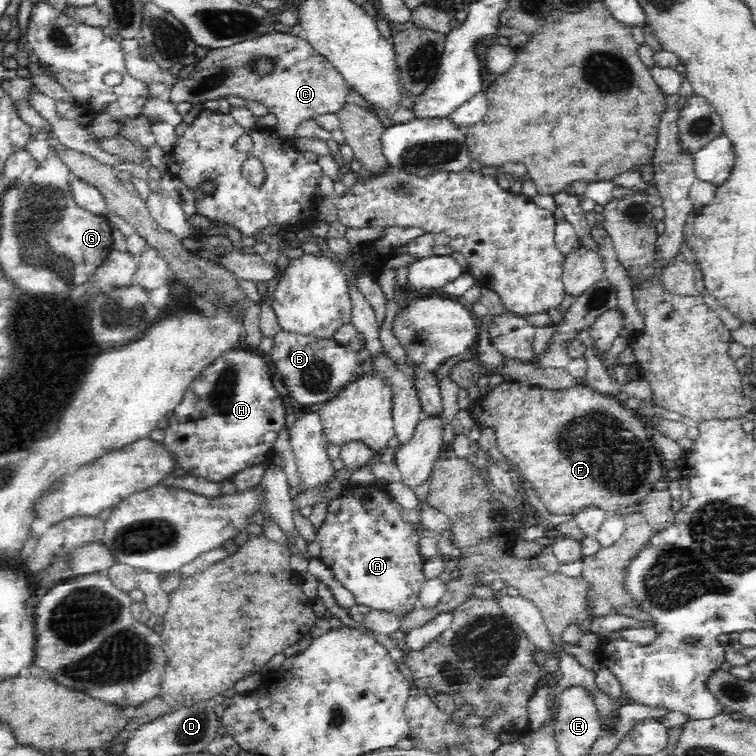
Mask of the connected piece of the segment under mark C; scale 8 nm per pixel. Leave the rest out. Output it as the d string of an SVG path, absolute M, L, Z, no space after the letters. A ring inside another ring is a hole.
M274 31L264 34L264 36L258 36L258 38L249 38L228 48L210 49L202 60L196 61L191 68L178 76L176 82L171 86L170 101L174 105L179 102L198 104L206 102L206 100L240 96L240 98L252 100L252 102L260 102L266 106L268 112L276 116L279 135L293 139L297 126L301 122L322 116L322 114L337 114L348 104L350 94L354 94L354 85L348 83L344 79L344 75L326 57L316 52L316 49L303 36ZM258 60L271 62L273 69L264 74L256 71L254 62L258 62Z

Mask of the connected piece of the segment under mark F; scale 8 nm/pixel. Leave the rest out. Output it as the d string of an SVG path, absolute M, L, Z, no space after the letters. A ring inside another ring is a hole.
M524 381L500 383L471 404L469 413L481 429L494 428L496 448L505 460L532 484L532 488L552 515L577 515L594 506L609 513L638 505L658 480L666 479L663 459L653 445L643 418L626 408L623 402L592 388L576 386L570 390L550 390Z

